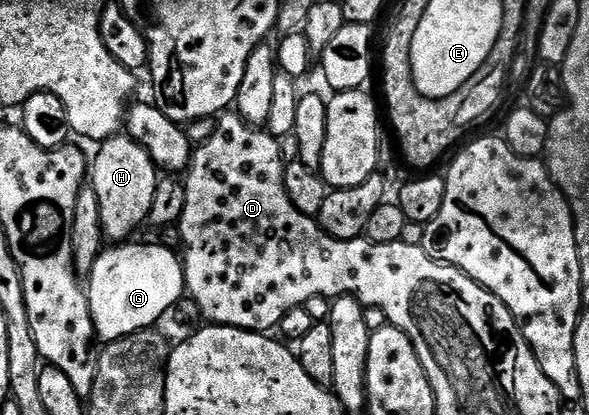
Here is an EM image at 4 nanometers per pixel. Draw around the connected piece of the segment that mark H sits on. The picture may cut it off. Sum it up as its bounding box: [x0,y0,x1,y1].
[90,133,158,241]

